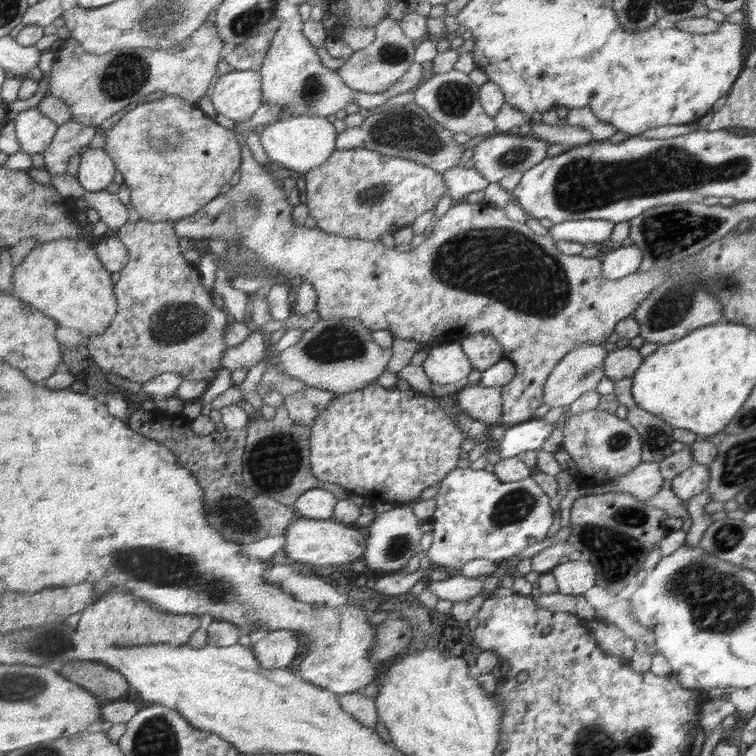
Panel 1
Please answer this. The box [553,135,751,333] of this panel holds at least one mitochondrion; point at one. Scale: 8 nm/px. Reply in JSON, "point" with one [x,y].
{"point":[666,232]}

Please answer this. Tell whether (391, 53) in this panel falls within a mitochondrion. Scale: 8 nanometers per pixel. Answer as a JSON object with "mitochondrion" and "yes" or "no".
{"mitochondrion":"yes"}

